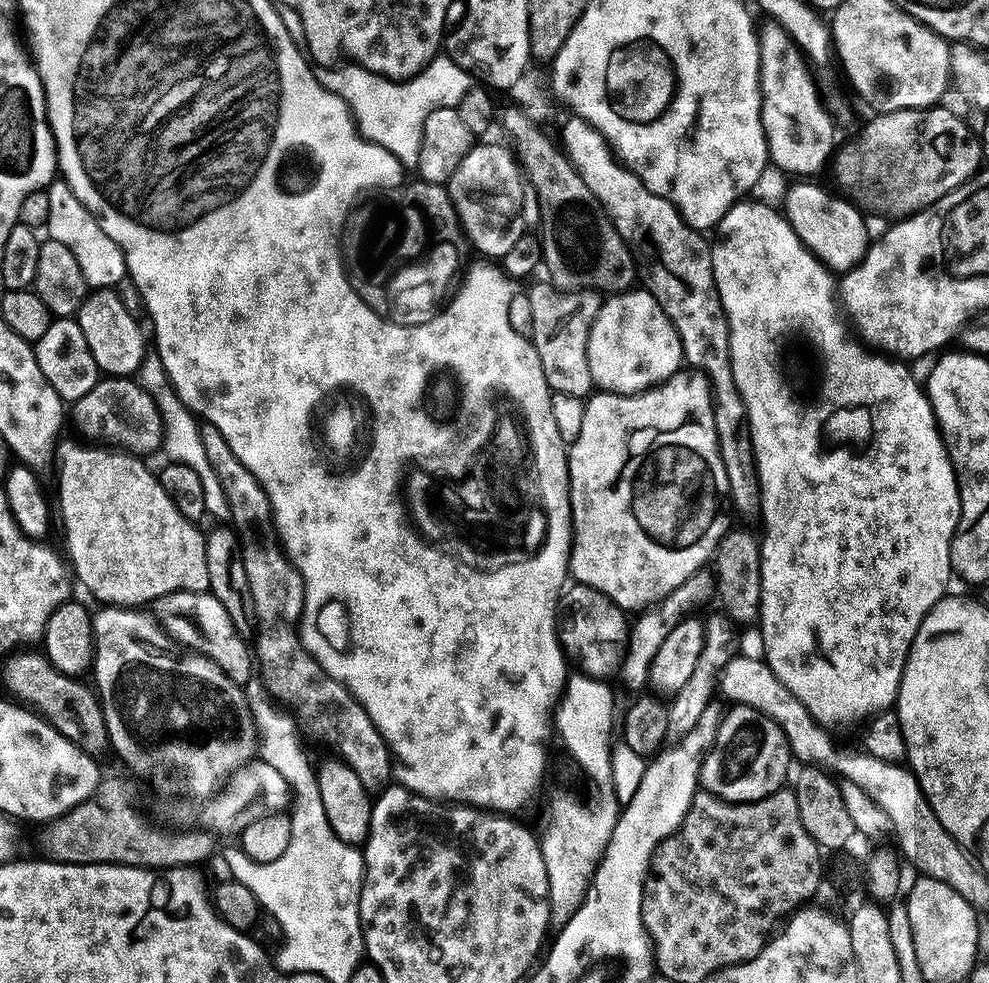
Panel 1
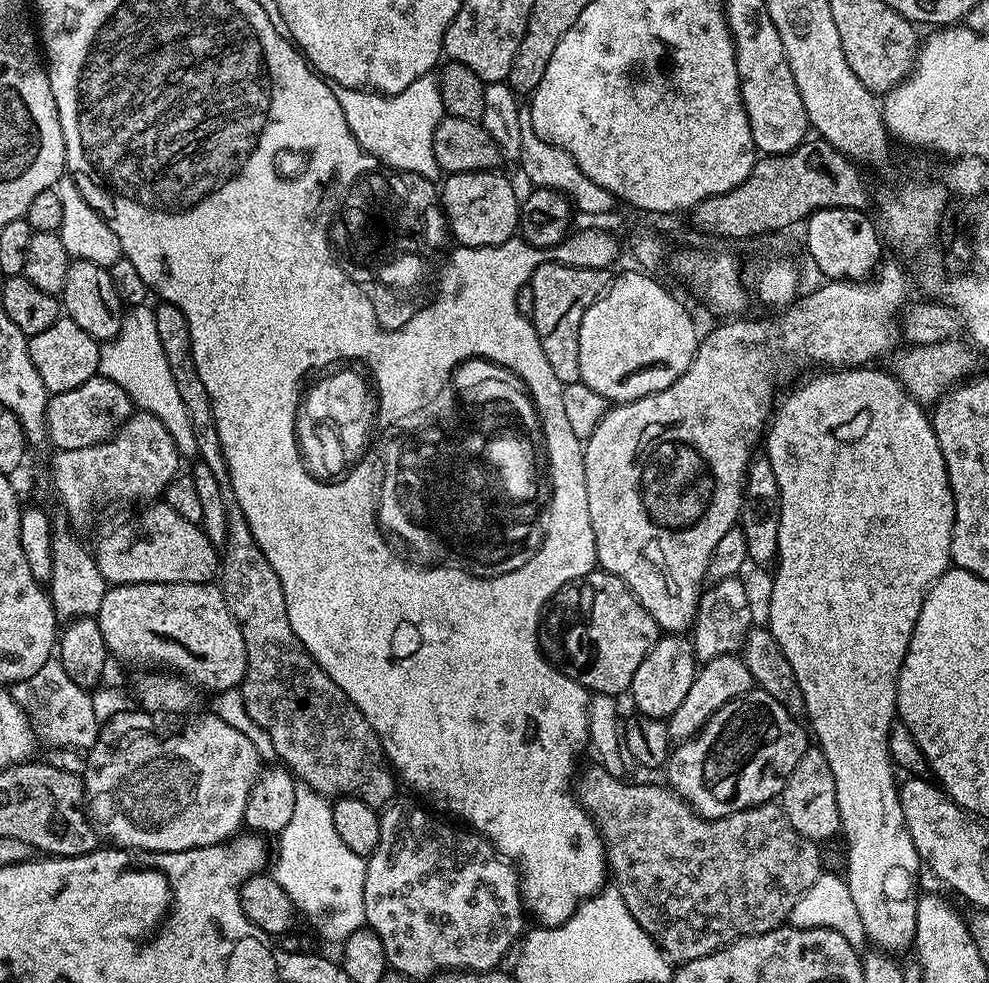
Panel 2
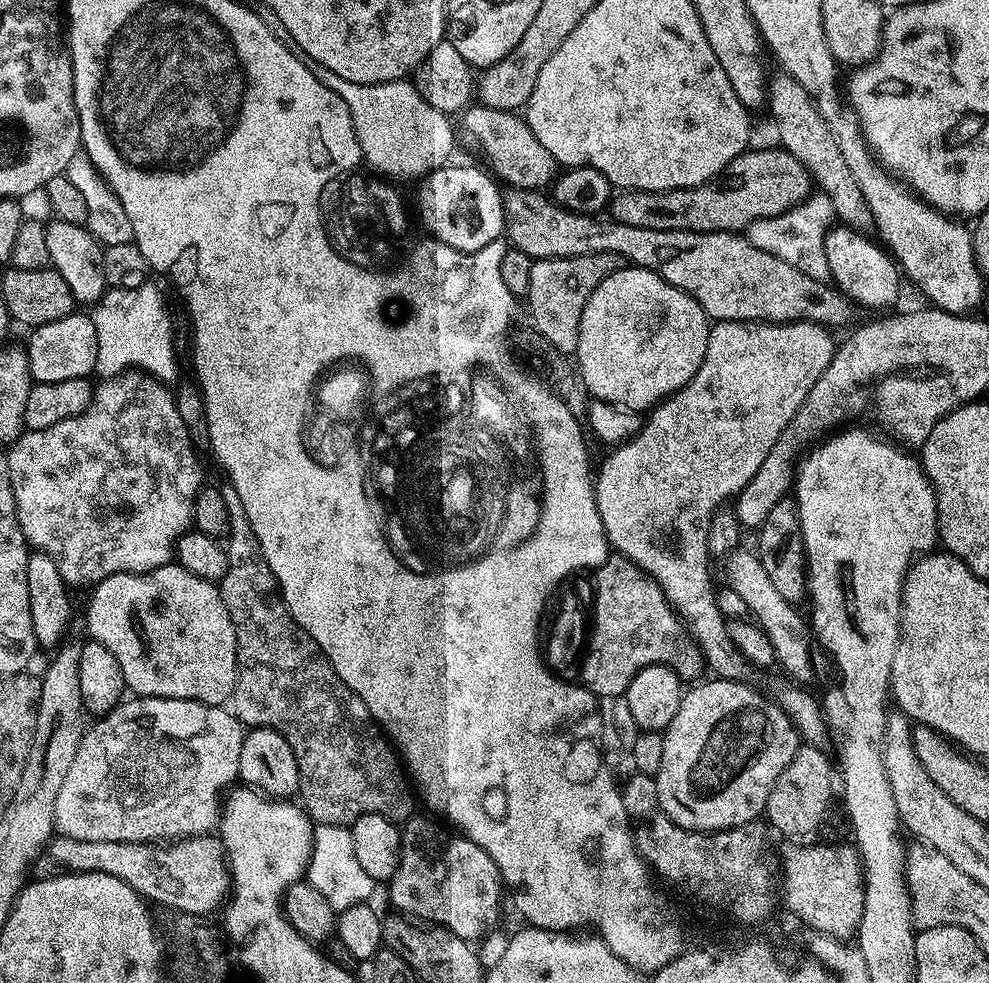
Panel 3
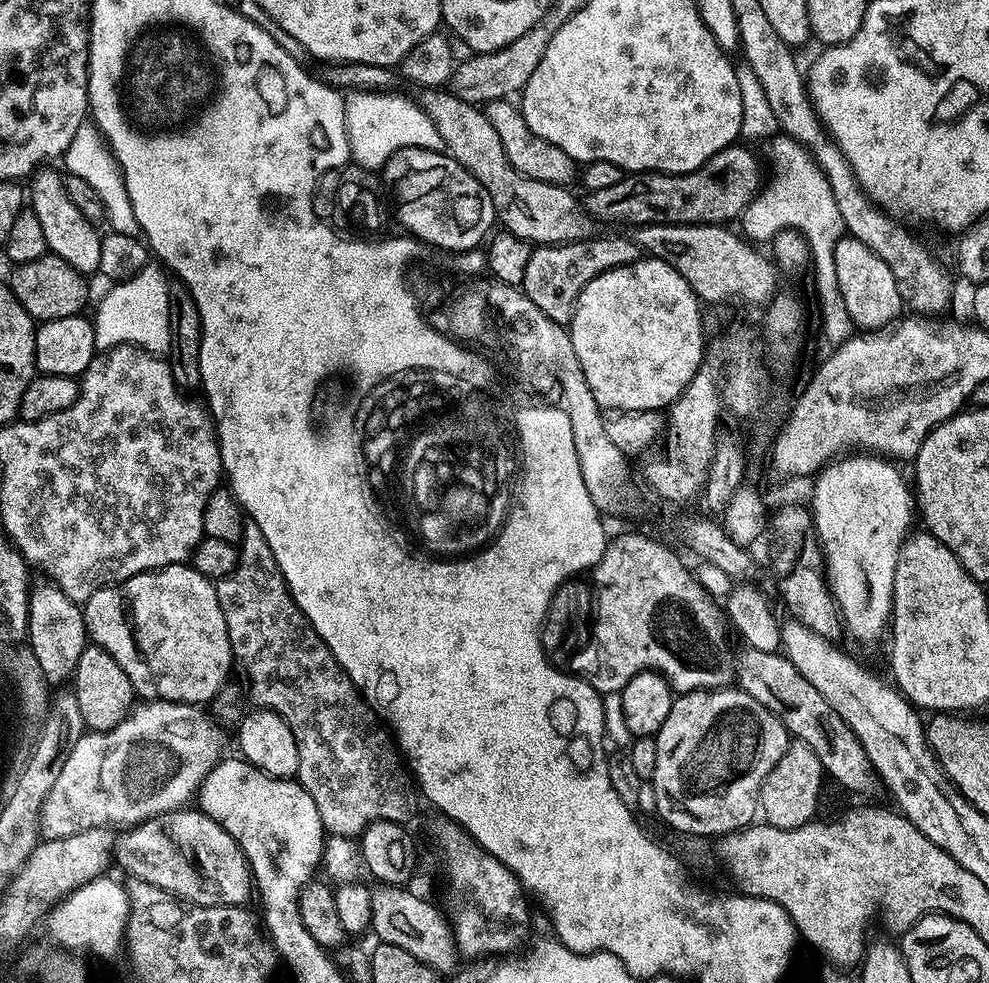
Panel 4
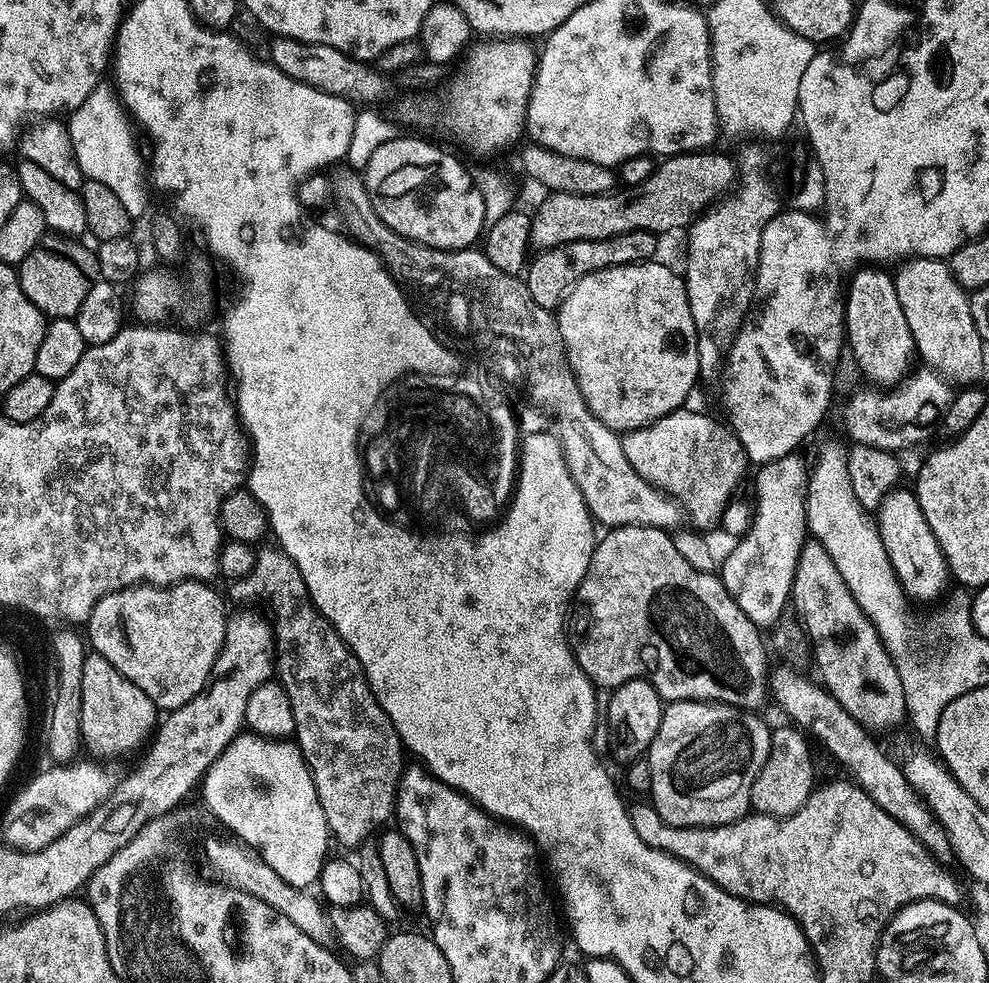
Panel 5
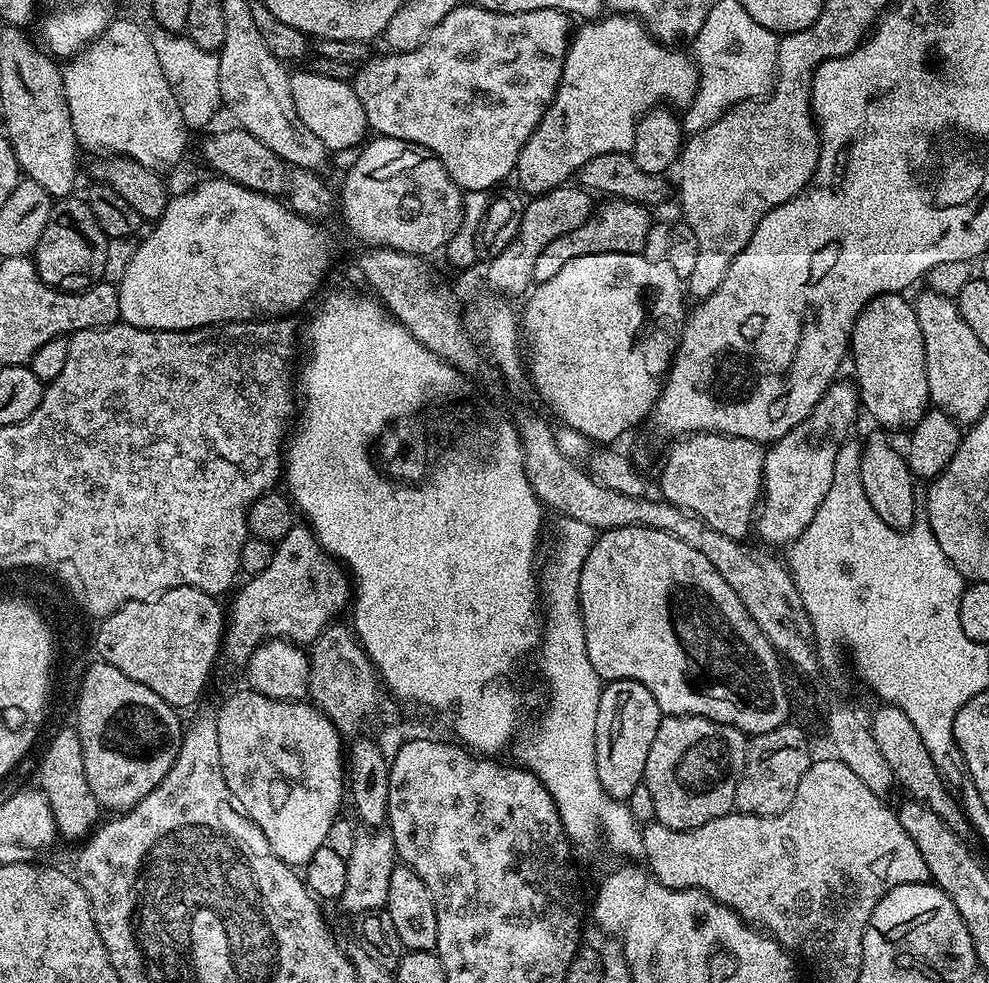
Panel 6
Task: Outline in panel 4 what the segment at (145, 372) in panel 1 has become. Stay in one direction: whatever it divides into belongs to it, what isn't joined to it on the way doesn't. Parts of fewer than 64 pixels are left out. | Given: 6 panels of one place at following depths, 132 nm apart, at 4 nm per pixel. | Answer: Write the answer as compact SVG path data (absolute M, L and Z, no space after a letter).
M149 262L128 280L111 285L112 289L96 308L96 347L100 350L134 344L153 354L167 353L170 348L170 276L159 263Z

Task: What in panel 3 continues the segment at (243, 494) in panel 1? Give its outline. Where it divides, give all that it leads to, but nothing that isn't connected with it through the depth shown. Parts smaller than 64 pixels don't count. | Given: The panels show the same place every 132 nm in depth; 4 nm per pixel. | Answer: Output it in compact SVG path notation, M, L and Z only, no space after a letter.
M227 482L221 483L219 490L228 515L228 565L218 587L230 614L230 622L234 622L236 635L236 681L230 701L232 715L249 729L273 728L286 738L286 742L290 742L290 750L294 750L294 758L298 762L298 800L316 824L348 826L362 814L382 814L393 822L407 820L414 812L414 788L395 747L370 710L366 710L366 702L362 702L362 698L358 698L358 694L342 682L314 638L310 638L310 634L306 634L306 630L302 630L302 626L298 626L296 619L289 614L280 594L280 583L260 553L260 543L258 538L254 538L254 526L250 526L250 518L246 518L238 490Z

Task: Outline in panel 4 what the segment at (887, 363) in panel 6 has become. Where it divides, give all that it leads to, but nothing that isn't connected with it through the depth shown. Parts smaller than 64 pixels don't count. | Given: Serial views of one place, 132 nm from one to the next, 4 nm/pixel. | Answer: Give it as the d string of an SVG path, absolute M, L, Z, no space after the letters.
M845 234L834 249L834 261L843 301L857 329L884 330L901 319L902 305L894 274L890 274L890 266L866 242Z

